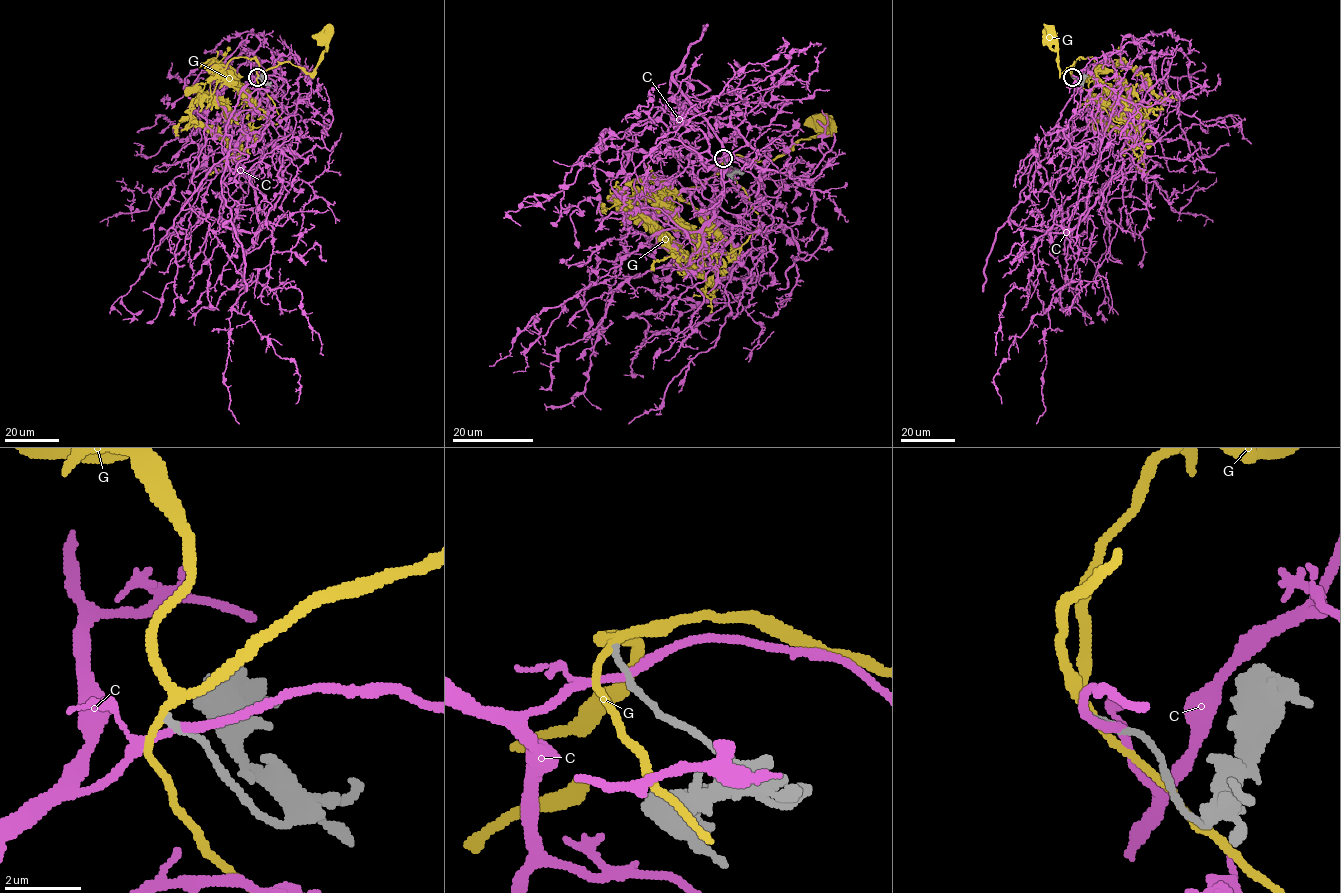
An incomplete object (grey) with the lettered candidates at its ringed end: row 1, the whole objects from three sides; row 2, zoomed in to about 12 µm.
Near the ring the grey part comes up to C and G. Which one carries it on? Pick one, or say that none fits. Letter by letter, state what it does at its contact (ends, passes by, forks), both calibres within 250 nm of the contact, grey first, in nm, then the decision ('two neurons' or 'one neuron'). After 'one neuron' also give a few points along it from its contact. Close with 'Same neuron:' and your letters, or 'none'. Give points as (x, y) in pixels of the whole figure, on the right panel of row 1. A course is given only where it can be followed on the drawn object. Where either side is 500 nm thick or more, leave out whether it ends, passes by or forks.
C: it passes by; 200 nm thick on the grey side, 200 nm on the other; two neurons
G: it forks there; 150 nm thick on the grey side, 190 nm on the other; two neurons
Same neuron: none

